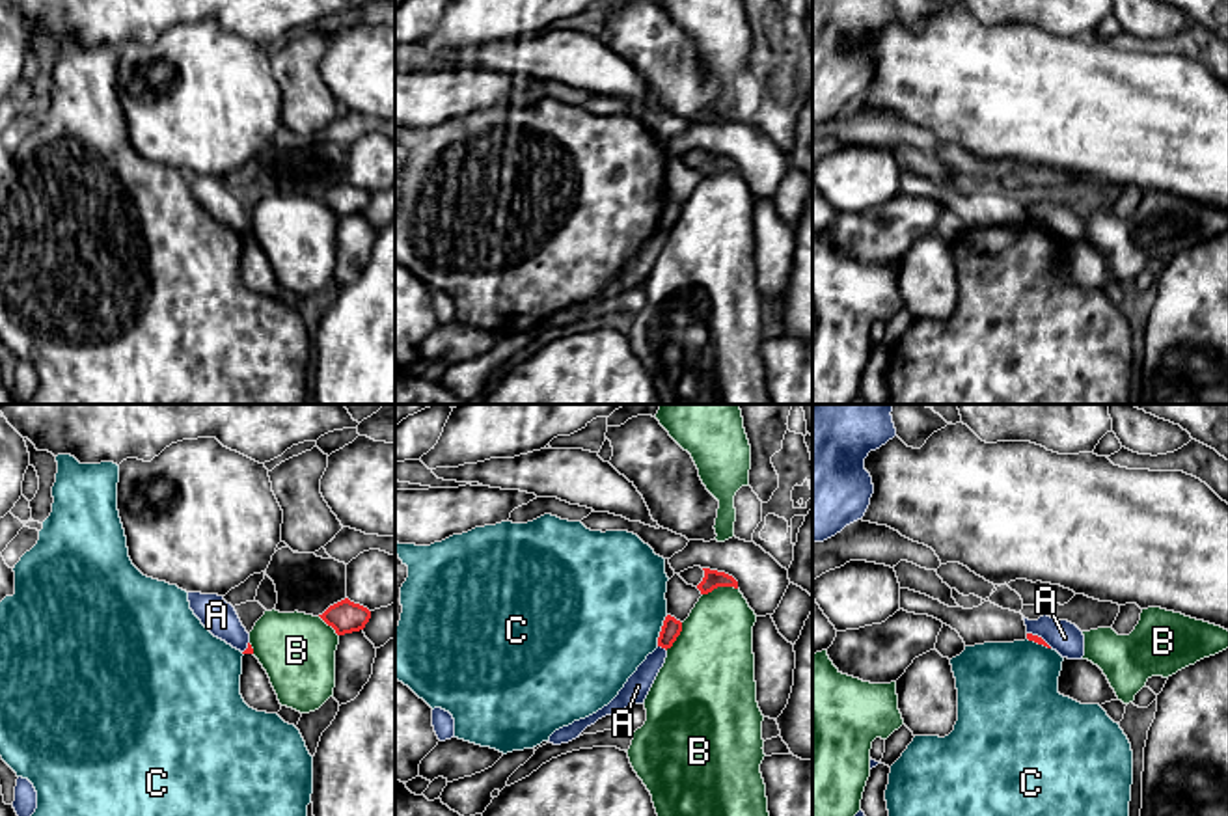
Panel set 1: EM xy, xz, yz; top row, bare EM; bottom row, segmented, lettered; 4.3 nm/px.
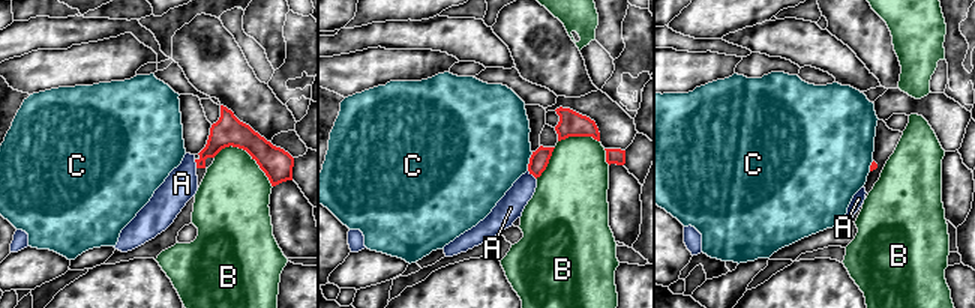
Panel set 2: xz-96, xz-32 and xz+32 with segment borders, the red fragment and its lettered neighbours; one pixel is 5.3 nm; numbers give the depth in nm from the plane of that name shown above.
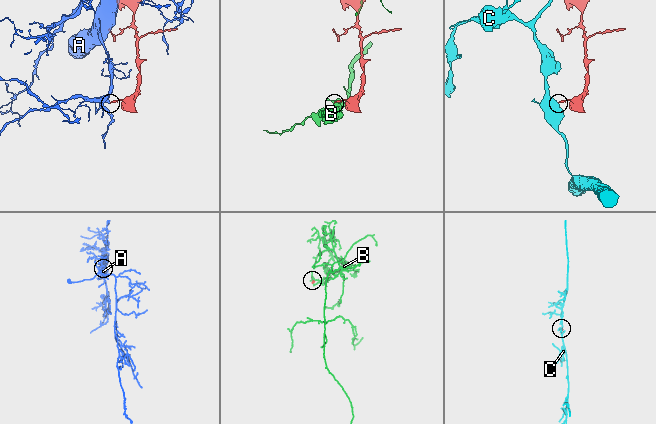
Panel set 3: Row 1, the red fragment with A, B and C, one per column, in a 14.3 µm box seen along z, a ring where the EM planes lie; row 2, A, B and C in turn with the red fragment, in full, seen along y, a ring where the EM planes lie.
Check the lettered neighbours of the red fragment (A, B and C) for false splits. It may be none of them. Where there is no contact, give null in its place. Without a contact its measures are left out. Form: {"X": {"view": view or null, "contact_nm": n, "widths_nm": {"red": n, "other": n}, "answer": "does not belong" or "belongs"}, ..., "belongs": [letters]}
{"A": {"view": "xz", "contact_nm": 50, "widths_nm": {"red": 90, "other": 110}, "answer": "does not belong"}, "B": {"view": "xz", "contact_nm": 160, "widths_nm": {"red": 80, "other": 320}, "answer": "does not belong"}, "C": {"view": "xz", "contact_nm": 140, "widths_nm": {"red": 90, "other": 480}, "answer": "does not belong"}, "belongs": []}

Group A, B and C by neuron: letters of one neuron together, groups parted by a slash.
A / B / C

